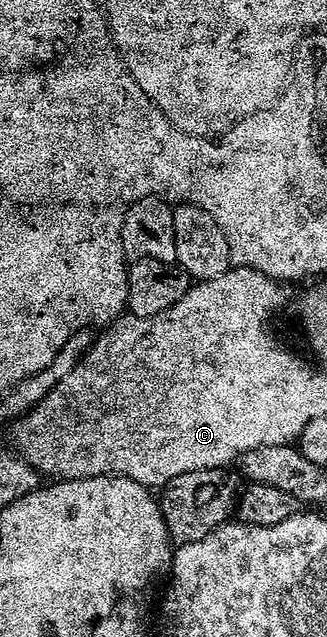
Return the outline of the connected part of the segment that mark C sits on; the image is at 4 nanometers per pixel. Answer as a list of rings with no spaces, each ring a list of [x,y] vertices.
[[[236,267],[234,270],[226,272],[224,276],[217,277],[216,280],[205,280],[196,283],[189,289],[188,293],[185,294],[185,298],[183,298],[181,302],[177,302],[172,309],[165,310],[163,314],[157,314],[157,316],[153,318],[141,318],[127,314],[122,318],[116,319],[114,323],[104,331],[108,332],[105,333],[103,337],[100,335],[98,339],[94,341],[90,359],[87,359],[86,363],[83,363],[82,367],[80,367],[78,371],[75,371],[74,375],[71,375],[70,379],[67,379],[66,383],[63,383],[58,391],[54,392],[54,395],[47,400],[46,404],[43,404],[43,407],[39,408],[38,413],[34,415],[33,418],[27,419],[26,422],[18,427],[17,431],[19,431],[19,437],[23,439],[23,444],[27,444],[27,452],[31,452],[31,462],[33,462],[33,466],[37,466],[37,470],[44,477],[55,476],[51,478],[62,478],[64,481],[93,480],[96,477],[126,477],[128,480],[132,480],[148,490],[156,490],[155,488],[163,490],[166,489],[168,484],[171,484],[177,478],[181,478],[181,474],[193,474],[194,472],[210,473],[212,470],[223,470],[221,468],[225,467],[226,464],[231,464],[233,462],[235,464],[236,462],[241,461],[243,456],[249,454],[251,451],[259,451],[265,447],[290,445],[291,443],[298,441],[299,435],[301,435],[300,428],[303,427],[303,424],[309,426],[307,418],[311,416],[311,412],[309,412],[307,400],[297,400],[297,398],[293,398],[293,394],[299,396],[299,392],[297,392],[299,388],[295,388],[295,366],[299,366],[299,363],[303,361],[304,357],[300,355],[300,353],[290,352],[287,348],[281,348],[278,342],[271,337],[271,311],[273,311],[283,300],[283,292],[279,288],[282,287],[280,287],[276,281],[270,280],[263,272],[255,272],[252,268]]]

